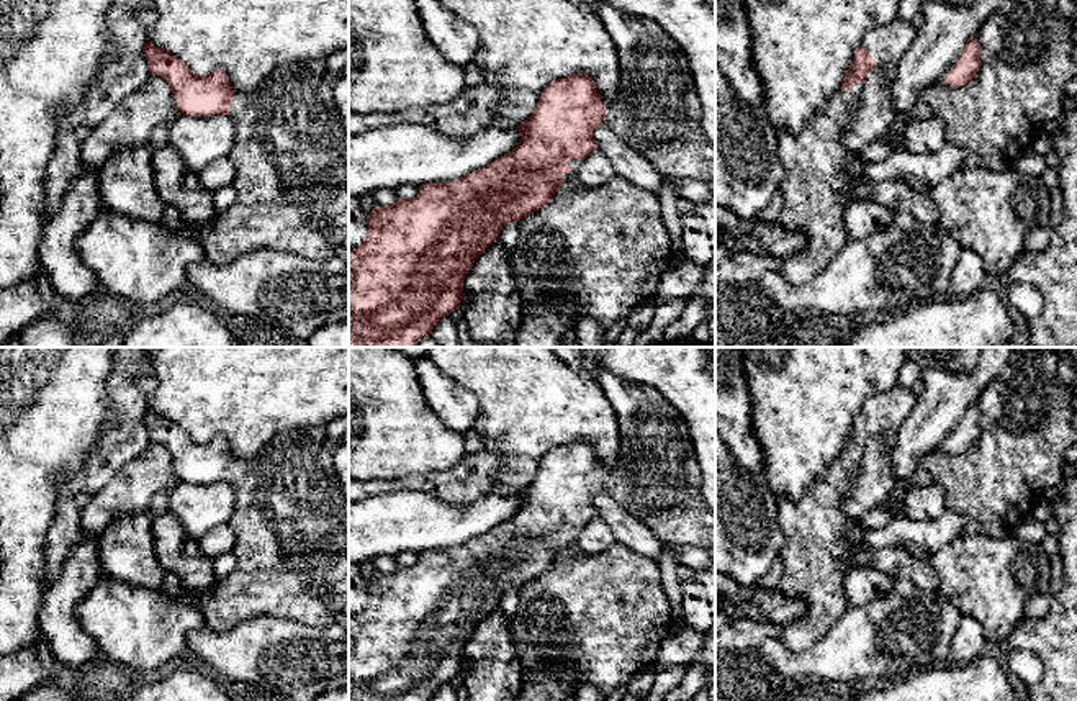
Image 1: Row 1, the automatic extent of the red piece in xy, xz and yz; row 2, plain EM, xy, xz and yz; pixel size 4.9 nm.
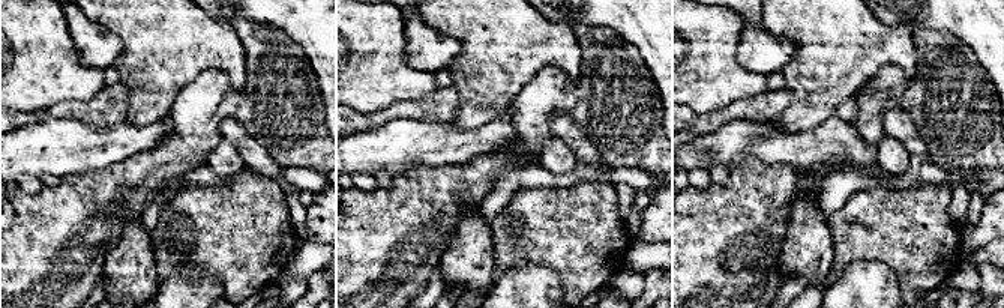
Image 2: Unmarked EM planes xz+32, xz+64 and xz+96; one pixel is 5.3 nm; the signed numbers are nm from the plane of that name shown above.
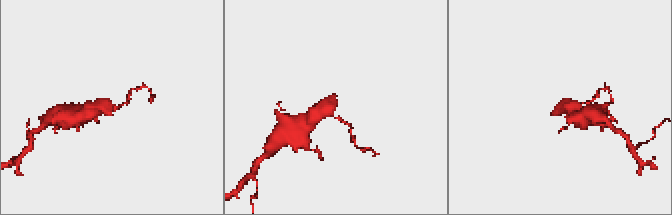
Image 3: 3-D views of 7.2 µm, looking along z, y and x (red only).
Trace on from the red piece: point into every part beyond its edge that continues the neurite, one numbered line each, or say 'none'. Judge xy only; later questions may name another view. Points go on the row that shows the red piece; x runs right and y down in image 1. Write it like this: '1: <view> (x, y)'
1: xy (292, 154)

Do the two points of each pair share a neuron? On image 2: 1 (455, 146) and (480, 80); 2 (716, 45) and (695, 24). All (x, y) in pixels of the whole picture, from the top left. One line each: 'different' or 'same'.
1: different
2: same

